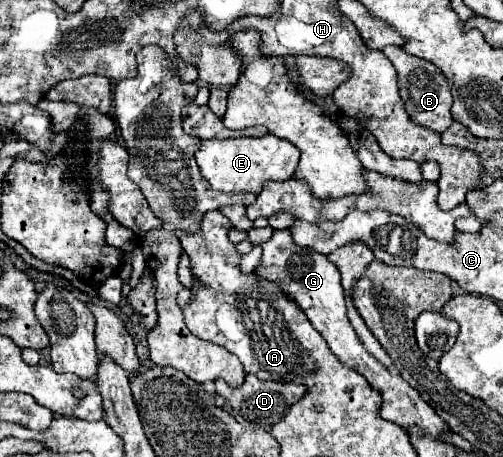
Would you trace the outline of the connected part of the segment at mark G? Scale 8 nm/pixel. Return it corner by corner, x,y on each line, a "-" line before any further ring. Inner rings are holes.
287,229
275,231
273,237
269,241
265,241
261,247
263,247
263,259
261,259
261,267
255,273
261,279
267,279
267,281
279,285
283,289
283,293
299,305
299,309
307,315
311,325
323,335
323,339
327,341
331,351
337,355
337,359
343,365
351,367
353,371
361,373
373,389
377,387
377,391
383,397
379,415
385,421
391,421
403,429
419,427
421,433
425,433
427,437
431,437
435,441
439,441
443,437
443,433
451,433
449,425
435,413
435,409
429,403
425,403
421,399
417,389
413,389
401,375
397,375
391,369
387,369
385,365
381,365
365,349
363,341
359,339
351,321
347,319
339,271
331,265
331,261
327,261
325,255
315,253
313,249
299,249
297,245
293,245
291,233
287,233

